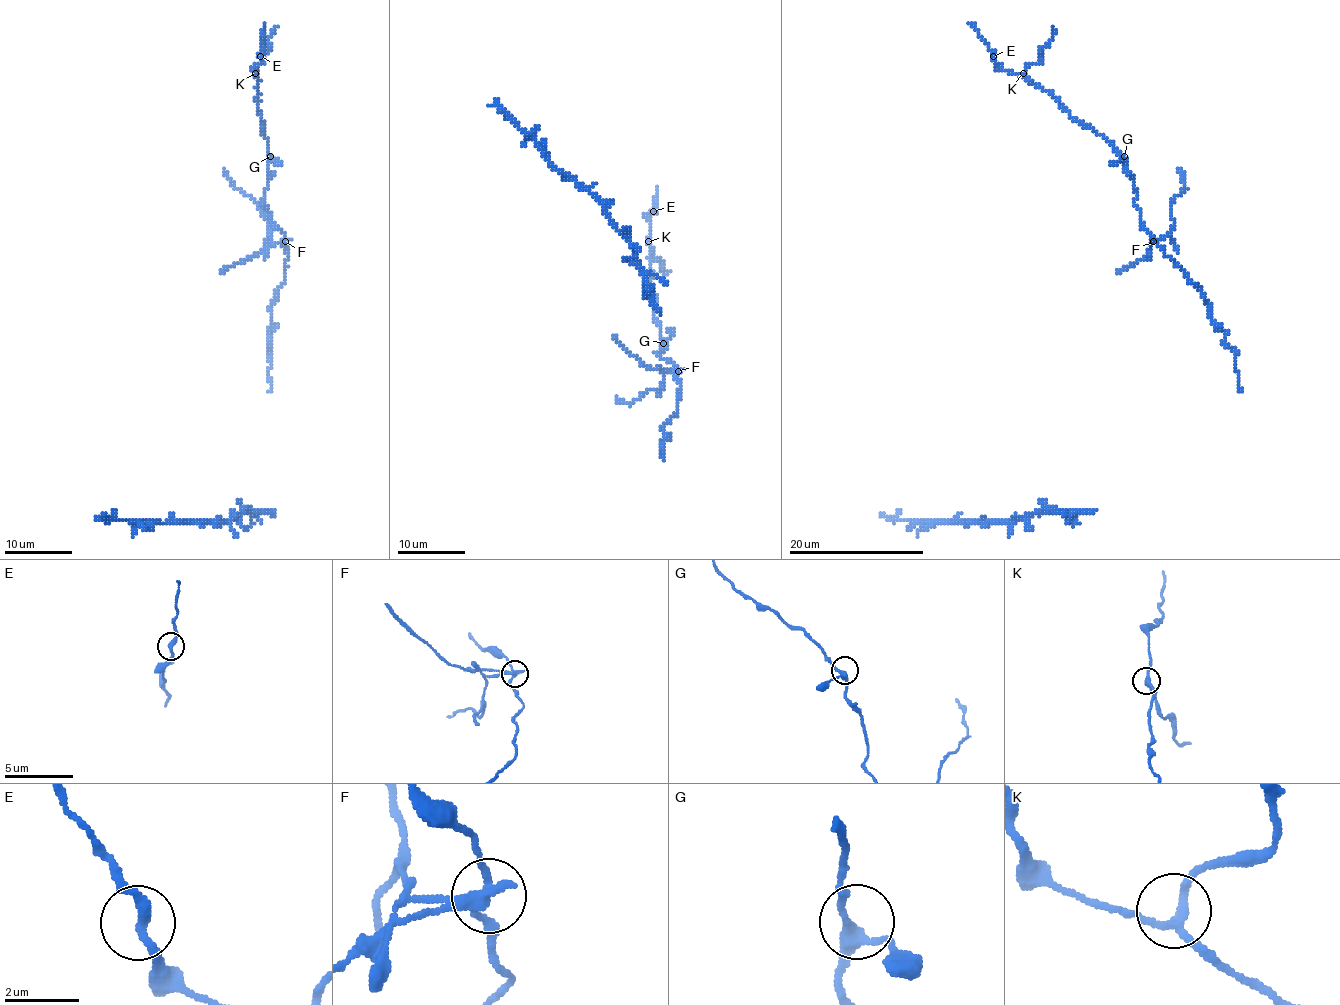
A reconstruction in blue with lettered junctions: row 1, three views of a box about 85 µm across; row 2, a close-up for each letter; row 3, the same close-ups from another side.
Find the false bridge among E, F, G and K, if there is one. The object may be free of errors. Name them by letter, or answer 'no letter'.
F

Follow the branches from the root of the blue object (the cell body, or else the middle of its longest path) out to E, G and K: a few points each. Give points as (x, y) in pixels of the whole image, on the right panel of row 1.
E: (1236, 367), (1202, 291), (1145, 228), (1124, 159), (1048, 92), (1006, 71), (993, 56)
G: (1236, 367), (1236, 353), (1224, 343), (1226, 333), (1214, 325), (1202, 291), (1145, 228), (1124, 156)
K: (1236, 367), (1236, 353), (1224, 343), (1226, 333), (1214, 325), (1202, 291), (1145, 228), (1124, 159), (1023, 73)

